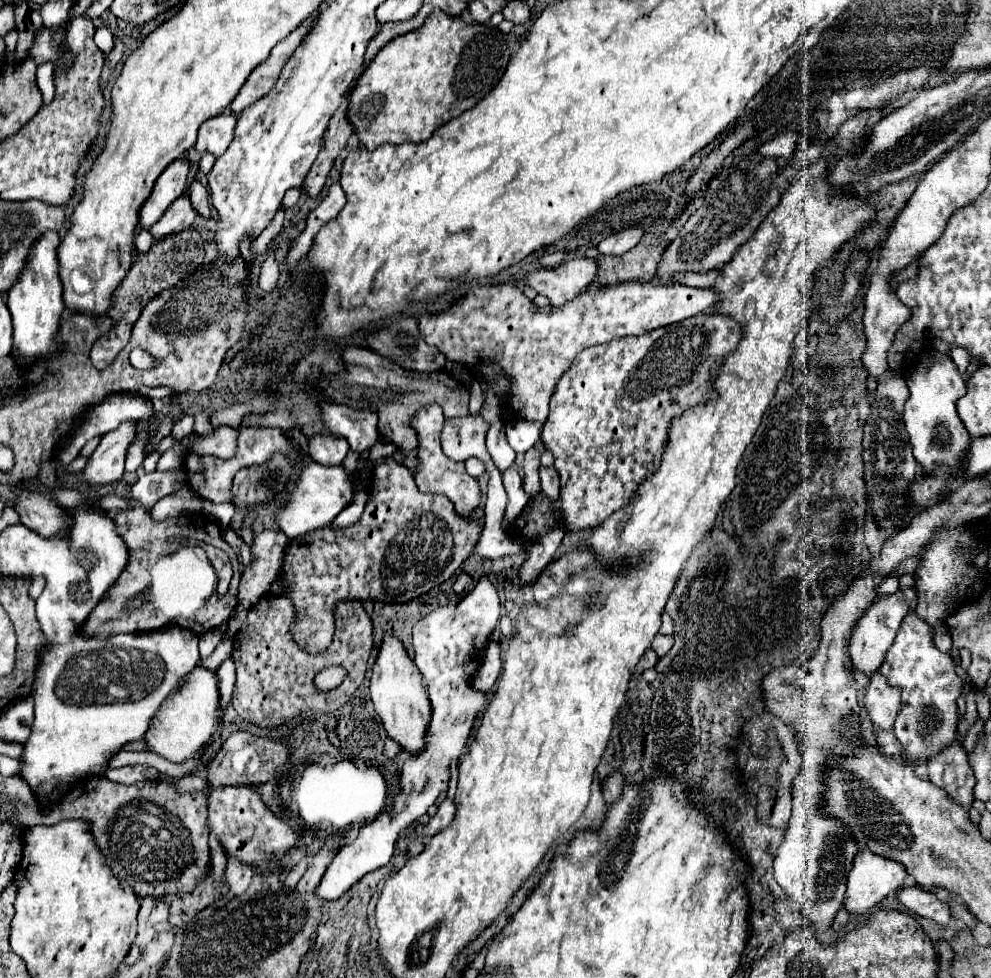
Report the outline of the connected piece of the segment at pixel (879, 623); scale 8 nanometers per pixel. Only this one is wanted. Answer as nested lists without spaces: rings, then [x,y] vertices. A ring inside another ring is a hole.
[[[911,588],[899,590],[899,592],[891,594],[891,596],[883,596],[883,598],[875,600],[875,602],[867,608],[867,612],[859,618],[859,622],[857,622],[855,630],[853,630],[853,638],[851,638],[851,642],[849,642],[851,670],[863,672],[863,674],[867,674],[867,676],[875,674],[875,672],[881,668],[881,664],[885,662],[885,654],[887,654],[889,646],[891,646],[893,640],[895,640],[895,634],[897,634],[897,630],[899,630],[899,626],[901,626],[903,616],[905,616],[907,612],[915,610],[915,606],[917,606],[917,598],[915,598],[915,592],[913,592]]]

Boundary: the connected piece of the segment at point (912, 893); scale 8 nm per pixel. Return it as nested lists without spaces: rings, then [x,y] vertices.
[[[909,886],[909,888],[903,888],[899,894],[897,894],[897,900],[901,904],[905,904],[911,912],[919,914],[921,918],[929,918],[929,920],[935,920],[937,924],[947,924],[951,920],[951,912],[949,912],[949,904],[939,900],[933,892],[929,890],[923,890],[919,886]]]

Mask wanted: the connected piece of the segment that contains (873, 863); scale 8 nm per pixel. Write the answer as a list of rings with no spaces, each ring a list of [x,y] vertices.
[[[861,850],[855,856],[847,882],[845,906],[851,914],[863,914],[879,900],[897,892],[907,878],[905,866],[889,858],[879,858],[871,850]]]

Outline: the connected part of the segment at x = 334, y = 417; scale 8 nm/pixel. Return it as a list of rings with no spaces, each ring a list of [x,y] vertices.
[[[319,400],[321,416],[331,434],[347,438],[351,450],[365,452],[379,438],[377,432],[378,416],[374,410],[355,410],[342,404],[329,404]]]

